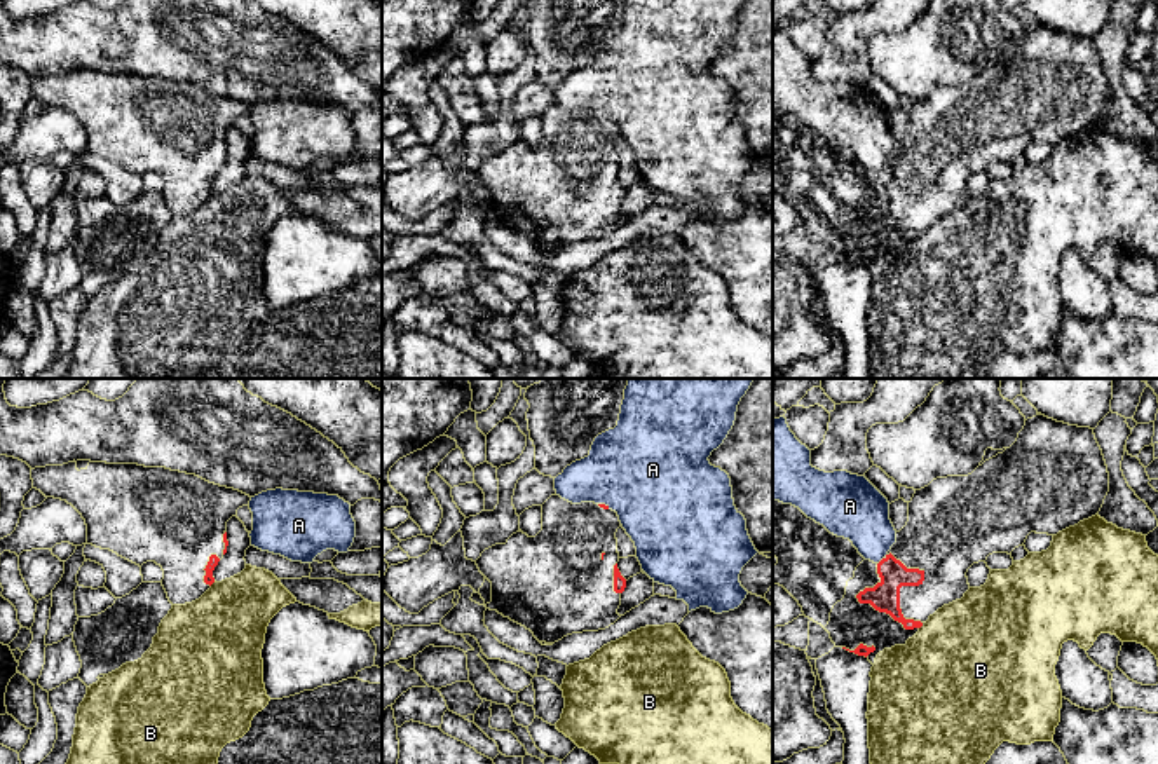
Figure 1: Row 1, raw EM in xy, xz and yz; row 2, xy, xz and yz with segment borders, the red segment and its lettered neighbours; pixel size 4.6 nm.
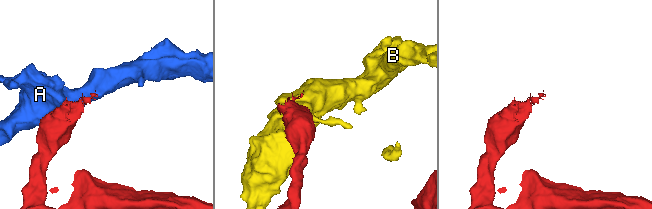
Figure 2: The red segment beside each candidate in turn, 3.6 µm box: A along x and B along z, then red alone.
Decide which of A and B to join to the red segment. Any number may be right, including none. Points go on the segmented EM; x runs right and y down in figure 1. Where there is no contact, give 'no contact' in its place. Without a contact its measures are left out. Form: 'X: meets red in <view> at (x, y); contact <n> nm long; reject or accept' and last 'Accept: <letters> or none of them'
A: meets red in yz at (883, 559); contact 70 nm long; reject
B: meets red in yz at (921, 625); contact 40 nm long; reject
Accept: none of them

